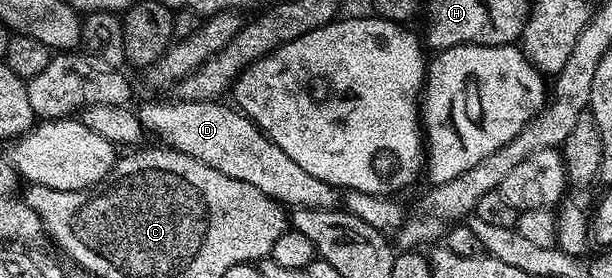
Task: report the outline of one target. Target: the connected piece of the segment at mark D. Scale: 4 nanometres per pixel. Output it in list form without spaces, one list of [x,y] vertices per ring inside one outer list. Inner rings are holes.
[[[175,100],[170,102],[171,104],[143,104],[140,108],[137,108],[137,115],[139,117],[139,126],[144,133],[152,132],[156,136],[158,143],[164,148],[172,148],[178,152],[184,152],[189,154],[193,158],[197,158],[201,162],[205,162],[205,166],[213,166],[213,170],[221,170],[221,174],[229,174],[229,178],[237,178],[241,182],[249,182],[249,186],[257,186],[257,190],[261,190],[261,194],[265,194],[271,200],[275,200],[276,203],[282,206],[288,206],[292,208],[333,208],[340,203],[340,193],[332,187],[331,184],[321,182],[321,178],[313,178],[313,174],[308,174],[307,171],[301,170],[301,166],[297,166],[297,162],[293,162],[289,158],[289,154],[285,154],[285,150],[281,150],[281,146],[277,146],[272,140],[263,135],[260,132],[259,127],[253,123],[247,116],[243,115],[242,112],[236,110],[234,107],[228,106],[226,108],[223,102],[216,102],[214,100],[207,101],[183,101]]]

